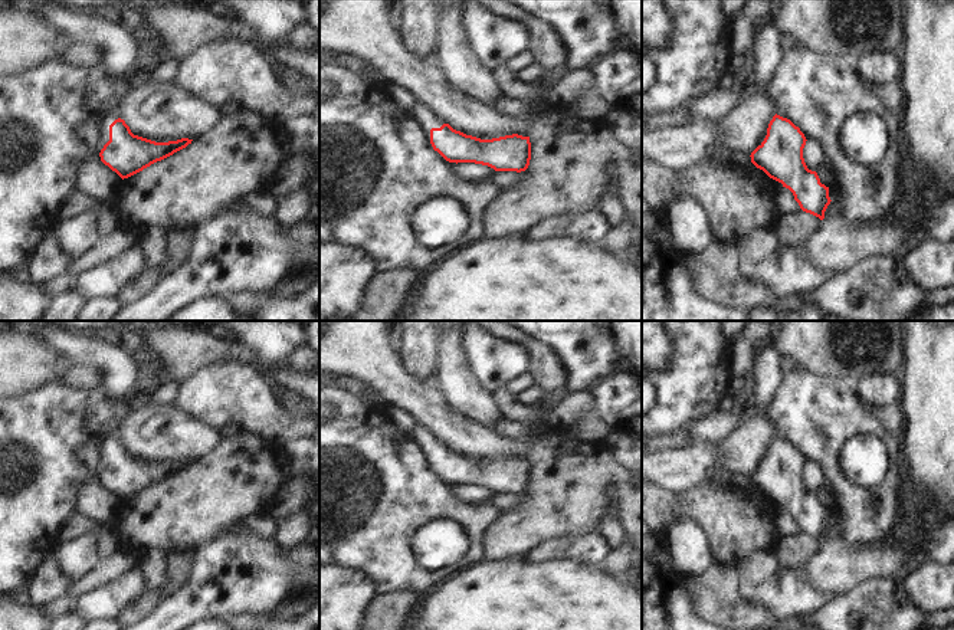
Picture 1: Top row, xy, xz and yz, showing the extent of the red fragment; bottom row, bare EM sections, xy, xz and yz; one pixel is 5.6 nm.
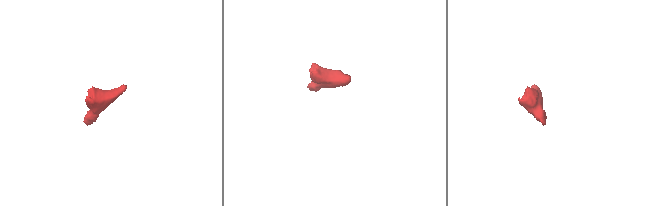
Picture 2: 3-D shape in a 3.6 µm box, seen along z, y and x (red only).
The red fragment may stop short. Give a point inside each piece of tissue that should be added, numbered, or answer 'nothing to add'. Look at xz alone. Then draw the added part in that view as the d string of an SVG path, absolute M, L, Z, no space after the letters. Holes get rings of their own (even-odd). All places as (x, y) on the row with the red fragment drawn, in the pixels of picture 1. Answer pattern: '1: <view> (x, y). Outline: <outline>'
1: xz (428, 120). Outline: M422 101L417 102L412 111L412 117L420 124L422 129L430 140L430 129L432 128L440 128L445 122L430 109L427 108Z

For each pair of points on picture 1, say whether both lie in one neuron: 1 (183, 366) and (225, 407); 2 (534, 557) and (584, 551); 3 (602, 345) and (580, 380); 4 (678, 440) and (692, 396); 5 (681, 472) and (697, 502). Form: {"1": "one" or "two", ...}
{"1": "two", "2": "one", "3": "one", "4": "two", "5": "two"}

